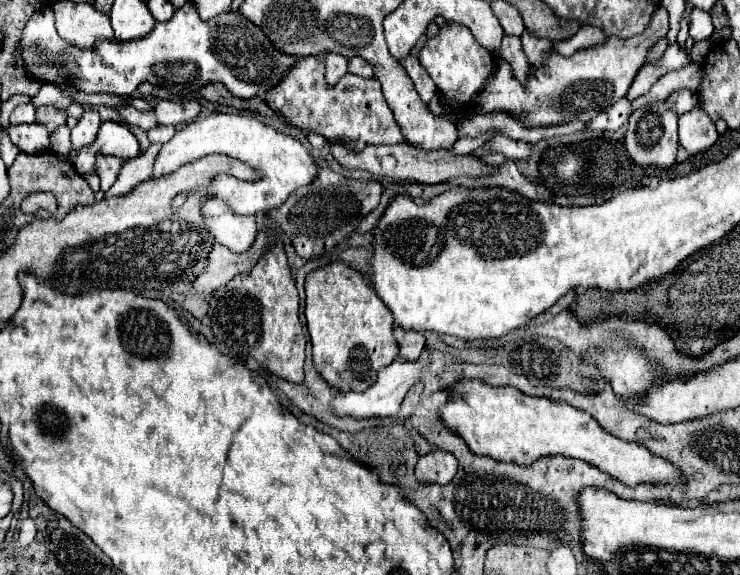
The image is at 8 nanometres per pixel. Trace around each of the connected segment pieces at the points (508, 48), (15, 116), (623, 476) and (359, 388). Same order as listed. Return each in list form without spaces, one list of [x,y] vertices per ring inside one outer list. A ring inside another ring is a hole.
[[[504,36],[503,46],[501,46],[501,58],[505,58],[511,66],[515,76],[519,76],[519,80],[523,82],[527,72],[531,70],[531,64],[527,62],[523,50],[521,50],[521,40],[517,36]]]
[[[21,104],[11,112],[11,124],[33,124],[35,108],[31,104]]]
[[[461,380],[453,386],[449,402],[439,410],[445,426],[455,430],[467,446],[479,454],[521,466],[533,464],[543,456],[567,456],[585,460],[627,486],[637,484],[685,484],[683,472],[671,462],[649,452],[643,444],[625,442],[605,432],[593,416],[571,404],[533,398],[513,386],[489,386],[481,380]]]
[[[333,262],[309,272],[305,280],[305,292],[307,292],[305,316],[313,344],[315,370],[329,386],[337,388],[339,392],[365,392],[375,384],[377,372],[389,366],[399,354],[399,346],[393,338],[393,314],[377,296],[377,292],[371,288],[371,284],[367,284],[357,270],[349,268],[343,262]]]

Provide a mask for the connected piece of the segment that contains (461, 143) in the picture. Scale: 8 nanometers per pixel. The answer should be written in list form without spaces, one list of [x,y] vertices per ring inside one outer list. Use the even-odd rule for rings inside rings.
[[[493,132],[481,136],[481,138],[459,138],[457,144],[449,150],[449,154],[471,154],[475,148],[481,148],[481,144],[485,140],[489,140],[493,136]]]

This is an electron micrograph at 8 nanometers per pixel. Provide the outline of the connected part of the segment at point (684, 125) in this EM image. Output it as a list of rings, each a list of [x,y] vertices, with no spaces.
[[[693,108],[679,116],[679,142],[689,154],[709,150],[717,142],[717,136],[713,120],[701,108]]]

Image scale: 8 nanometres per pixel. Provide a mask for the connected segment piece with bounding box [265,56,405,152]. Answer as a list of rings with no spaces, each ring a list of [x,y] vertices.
[[[307,56],[299,60],[289,74],[267,92],[265,102],[281,112],[291,124],[317,132],[331,142],[345,142],[345,146],[361,152],[367,144],[405,144],[397,120],[385,102],[381,84],[375,78],[363,78],[355,74],[345,74],[335,86],[325,82],[325,66],[317,56]]]

